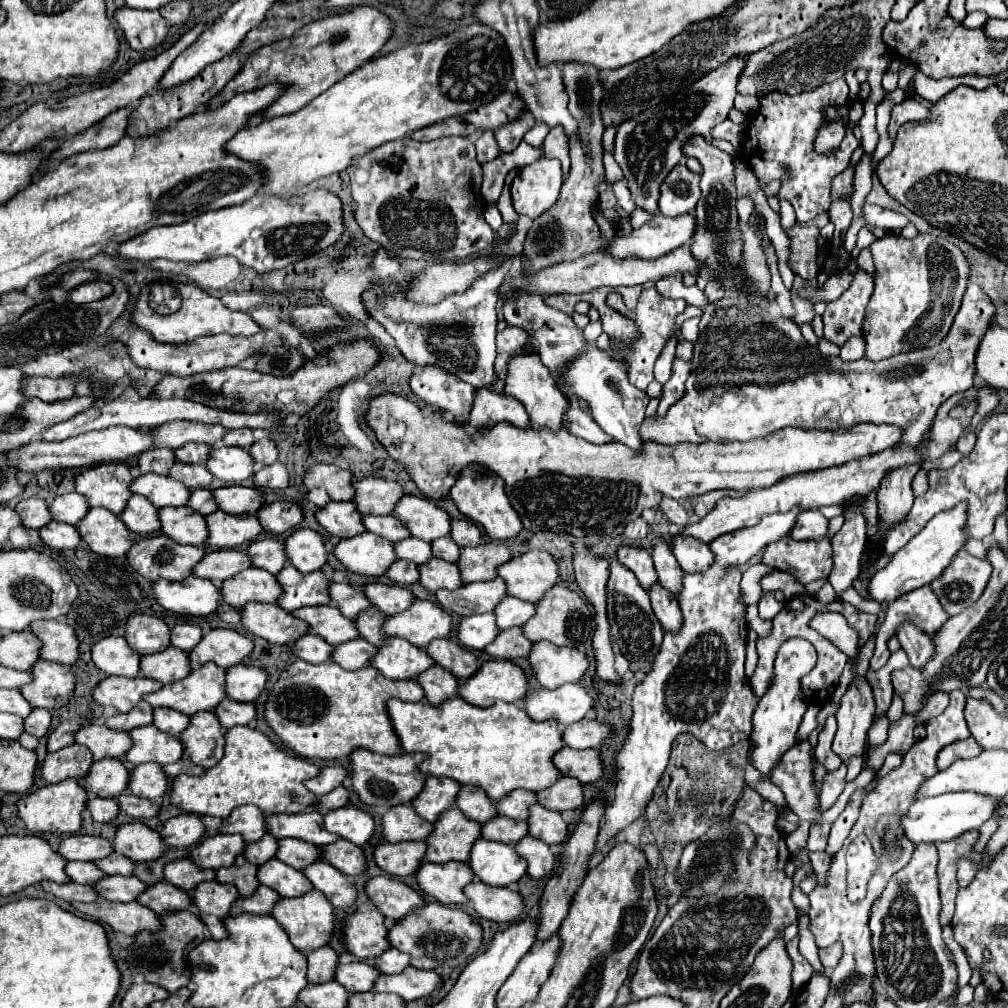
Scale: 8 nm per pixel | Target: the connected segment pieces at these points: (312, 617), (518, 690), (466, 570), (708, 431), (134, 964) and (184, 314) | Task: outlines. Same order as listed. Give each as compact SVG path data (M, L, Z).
M305 606L295 610L293 616L309 622L311 632L321 634L331 646L359 638L359 630L353 618L345 618L335 606Z
M509 660L483 662L475 678L459 684L459 696L469 704L487 708L497 700L517 702L529 692L529 680L523 670Z
M485 542L475 548L461 548L461 578L463 582L479 582L497 578L497 568L511 558L509 548L503 542Z
M969 284L965 294L963 294L963 302L961 302L961 308L955 316L955 322L945 338L945 342L933 346L933 348L923 348L923 350L915 350L915 352L907 352L907 354L899 354L899 356L893 356L893 358L887 358L887 360L879 360L879 362L871 362L867 358L861 358L861 360L855 360L855 362L843 362L839 356L821 356L819 354L819 348L817 346L811 346L805 342L805 338L801 336L801 330L795 322L787 320L787 318L777 318L771 314L769 318L769 310L765 308L757 308L757 306L751 306L745 302L745 308L741 308L741 296L725 296L717 302L711 302L705 306L705 312L701 316L701 322L699 322L699 338L695 342L695 352L693 352L693 370L685 382L685 396L675 402L667 414L663 418L657 418L657 416L651 416L651 418L645 418L643 424L641 424L641 430L639 430L639 436L641 440L653 440L653 442L661 442L661 444L677 444L677 442L747 442L747 440L755 440L755 438L765 438L769 436L771 432L775 430L781 430L781 428L787 428L787 426L795 426L795 428L817 428L817 430L841 430L841 428L851 428L855 424L863 424L863 422L873 422L873 424L893 424L893 426L899 426L903 436L901 440L895 444L895 448L901 444L909 444L909 446L917 446L923 438L923 432L931 426L933 418L935 418L935 412L937 408L953 394L957 392L963 392L963 390L969 390L973 386L973 376L975 376L975 354L977 354L977 346L983 338L983 332L989 328L989 322L993 320L993 314L995 314L995 308L993 304L989 304L989 298L987 294L977 286L977 284Z
M171 912L161 916L163 930L161 932L139 932L135 936L133 946L121 946L113 950L113 956L121 970L131 966L135 972L143 974L143 978L151 984L165 986L169 992L177 992L179 988L191 984L191 976L187 974L187 954L193 946L199 946L205 940L205 924L195 912Z
M185 284L181 286L181 296L183 296L183 306L171 314L171 316L161 316L157 312L153 312L147 304L147 288L137 296L135 302L135 310L131 314L131 324L137 328L147 330L157 342L161 344L181 344L181 342L189 342L195 340L197 336L211 336L211 334L239 334L239 336L249 336L255 334L255 330L261 330L247 312L235 312L225 308L217 298L209 296L205 290L201 290L199 286L193 284Z

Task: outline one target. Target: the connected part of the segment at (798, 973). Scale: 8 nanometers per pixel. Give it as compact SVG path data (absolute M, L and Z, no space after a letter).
M796 935L792 941L790 940L786 948L793 964L791 978L794 996L795 991L809 981L814 970L799 952L799 935Z

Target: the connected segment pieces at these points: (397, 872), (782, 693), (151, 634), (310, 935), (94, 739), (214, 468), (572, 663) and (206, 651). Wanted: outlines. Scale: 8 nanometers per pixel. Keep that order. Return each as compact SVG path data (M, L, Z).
M381 842L375 848L375 862L391 876L413 876L423 864L425 842Z
M789 638L779 652L775 660L775 680L771 690L759 700L755 712L753 712L753 732L749 736L749 762L763 774L769 776L773 768L779 764L781 756L795 744L795 734L801 724L801 718L807 710L807 700L801 694L799 682L805 674L813 670L817 662L817 652L813 644L809 644L805 638Z
M135 614L127 622L125 638L129 646L133 646L133 650L145 656L161 652L171 644L171 628L159 616Z
M311 890L309 894L303 894L299 898L281 898L281 902L277 902L277 906L273 908L273 916L277 920L281 920L281 924L285 926L287 934L291 934L291 942L301 950L301 952L313 952L321 946L325 946L333 932L335 932L335 914L333 914L333 906L331 902L325 898L325 894Z
M87 724L75 734L75 742L87 746L95 760L103 758L123 758L131 748L131 736L127 732L117 732L107 726Z
M219 446L207 460L207 470L225 484L243 484L255 474L255 462L247 448Z
M537 642L529 654L529 662L531 662L531 668L533 668L533 674L535 678L549 690L555 690L567 682L579 682L581 676L585 674L589 662L587 662L587 656L585 652L577 650L577 648L561 648L561 646L555 646L551 642Z
M217 628L201 638L201 642L189 652L189 660L193 670L201 668L211 660L221 668L231 668L243 662L243 658L247 658L251 650L253 650L253 642L247 636L235 630Z

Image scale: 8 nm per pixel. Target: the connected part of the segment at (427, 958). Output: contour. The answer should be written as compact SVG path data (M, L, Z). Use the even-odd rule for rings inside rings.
M429 902L421 910L407 914L389 930L389 942L393 948L407 952L413 958L413 966L421 970L435 970L439 966L465 966L475 958L479 946L483 944L483 928L473 922L473 918L457 908L443 906L439 902Z

